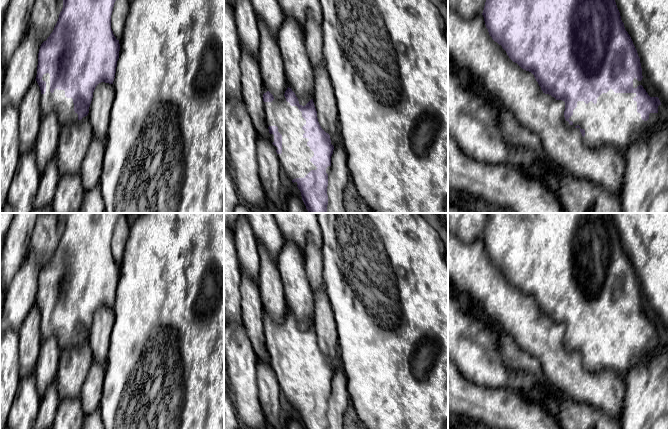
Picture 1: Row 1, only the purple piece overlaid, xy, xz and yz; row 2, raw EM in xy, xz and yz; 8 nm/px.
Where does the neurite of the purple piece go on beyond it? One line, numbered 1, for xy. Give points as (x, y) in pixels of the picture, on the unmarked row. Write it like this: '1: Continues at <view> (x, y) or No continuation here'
1: Continues at xy (57, 326)

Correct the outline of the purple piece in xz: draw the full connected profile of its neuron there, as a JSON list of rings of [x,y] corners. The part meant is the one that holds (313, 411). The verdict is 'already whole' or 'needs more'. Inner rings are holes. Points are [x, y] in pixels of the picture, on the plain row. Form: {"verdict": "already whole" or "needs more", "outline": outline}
{"verdict": "needs more", "outline": [[[288,311],[281,323],[274,322],[267,315],[263,318],[263,325],[269,364],[275,371],[281,392],[300,414],[305,429],[328,429],[328,399],[331,395],[334,370],[331,368],[330,359],[318,346],[313,323],[302,330]]]}

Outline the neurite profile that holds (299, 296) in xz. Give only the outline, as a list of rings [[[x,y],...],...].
[[[285,241],[277,259],[288,311],[298,322],[299,328],[305,330],[314,319],[314,291],[306,272],[303,251],[291,241]]]

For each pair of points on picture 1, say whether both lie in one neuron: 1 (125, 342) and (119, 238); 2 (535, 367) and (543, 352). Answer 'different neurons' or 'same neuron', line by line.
1: different neurons
2: different neurons

